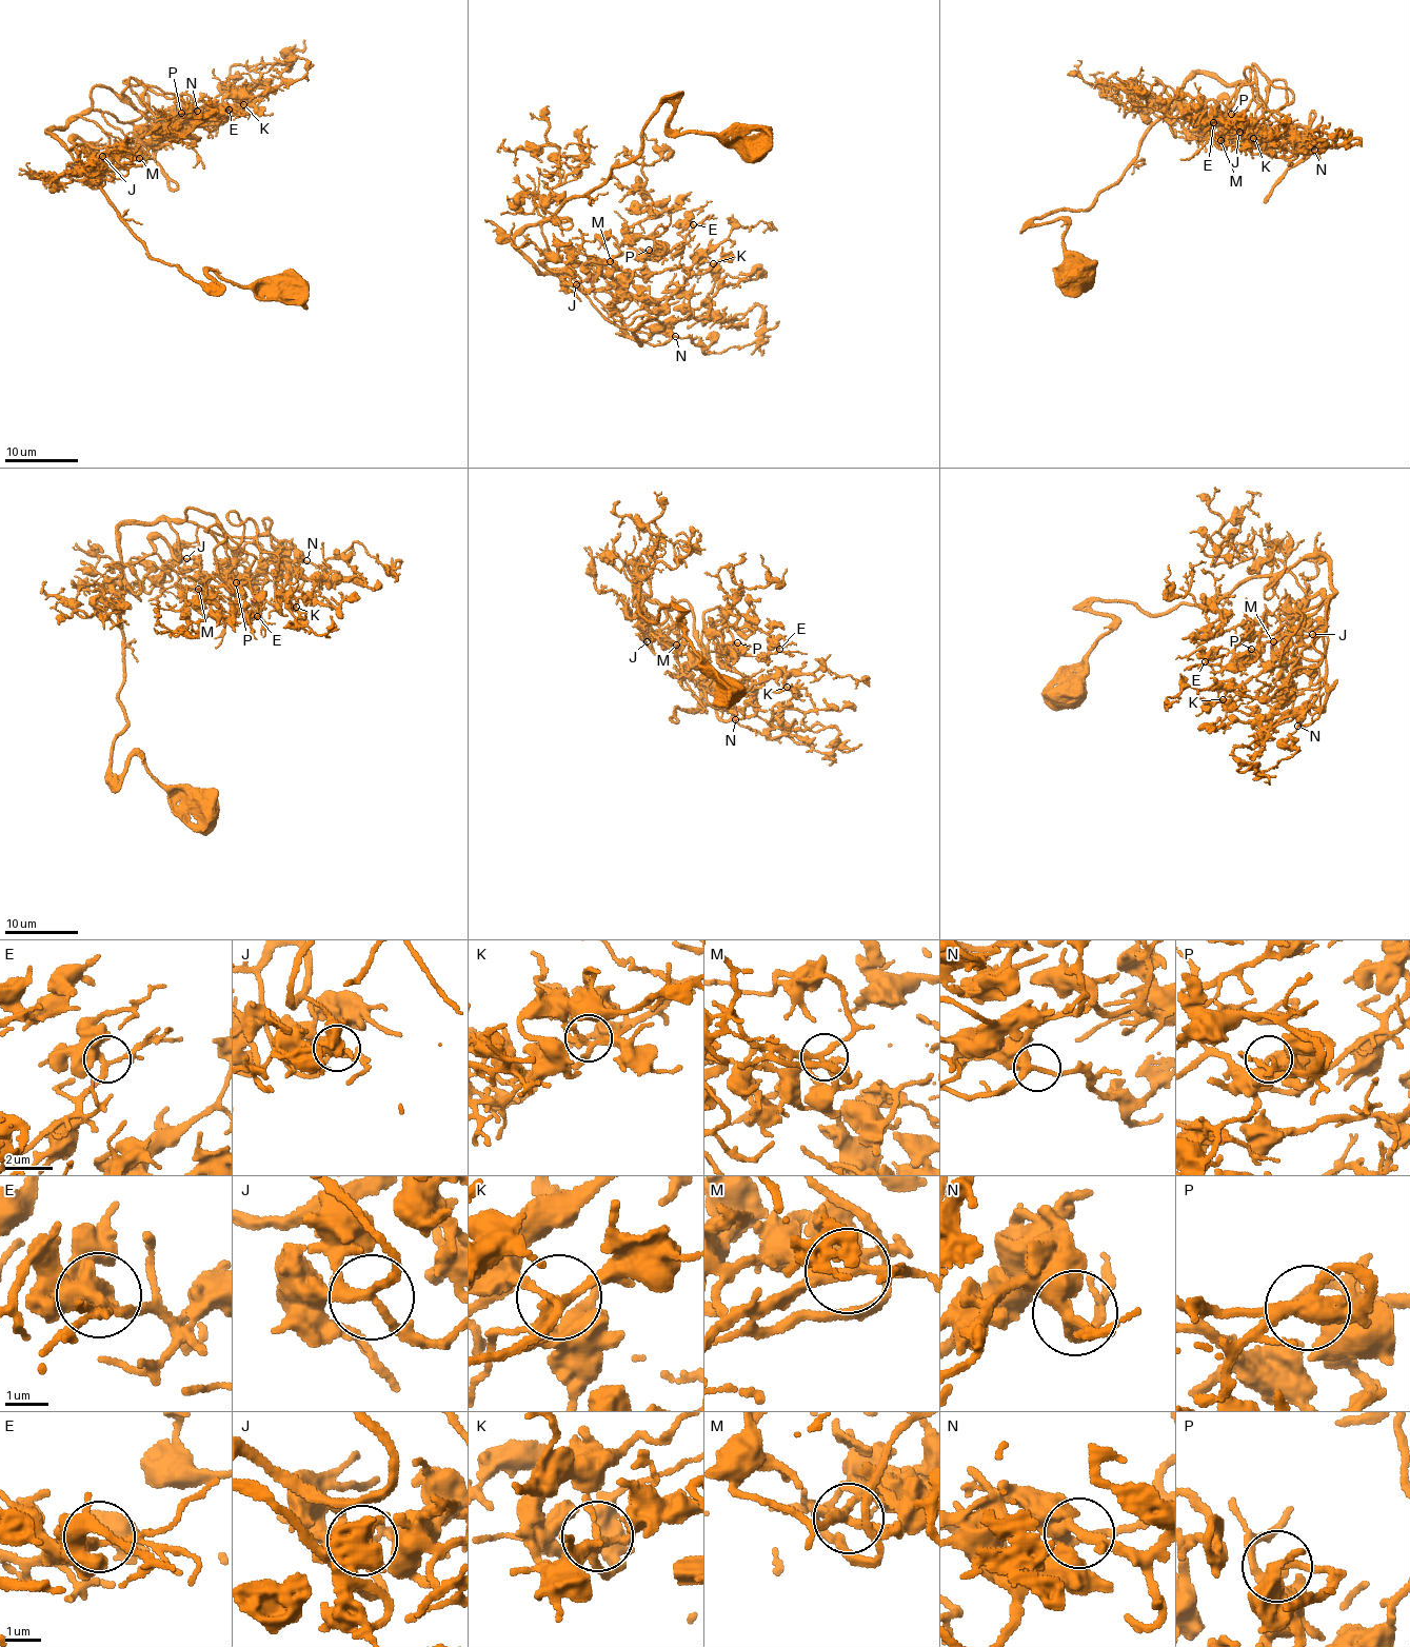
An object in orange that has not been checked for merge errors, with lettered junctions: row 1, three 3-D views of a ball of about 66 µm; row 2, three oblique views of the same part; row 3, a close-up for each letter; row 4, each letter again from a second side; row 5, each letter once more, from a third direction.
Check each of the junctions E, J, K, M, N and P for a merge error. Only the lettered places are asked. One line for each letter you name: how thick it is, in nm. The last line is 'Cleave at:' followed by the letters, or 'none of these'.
Cleave at: none of these

